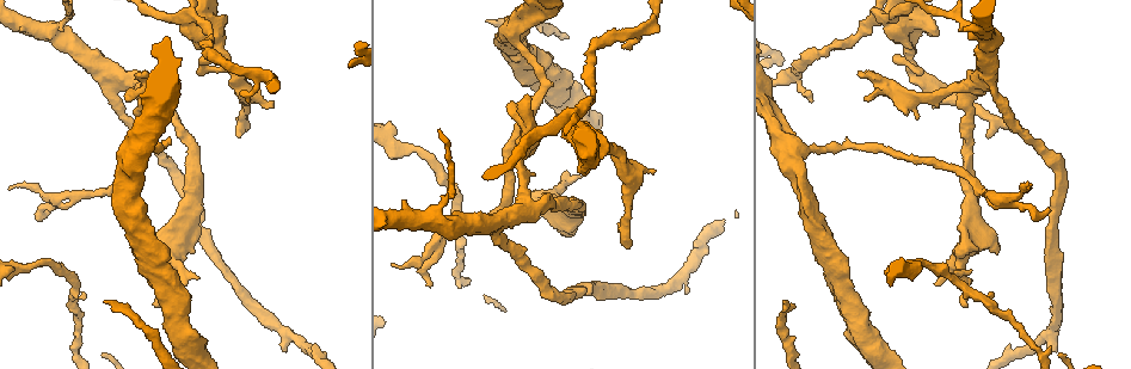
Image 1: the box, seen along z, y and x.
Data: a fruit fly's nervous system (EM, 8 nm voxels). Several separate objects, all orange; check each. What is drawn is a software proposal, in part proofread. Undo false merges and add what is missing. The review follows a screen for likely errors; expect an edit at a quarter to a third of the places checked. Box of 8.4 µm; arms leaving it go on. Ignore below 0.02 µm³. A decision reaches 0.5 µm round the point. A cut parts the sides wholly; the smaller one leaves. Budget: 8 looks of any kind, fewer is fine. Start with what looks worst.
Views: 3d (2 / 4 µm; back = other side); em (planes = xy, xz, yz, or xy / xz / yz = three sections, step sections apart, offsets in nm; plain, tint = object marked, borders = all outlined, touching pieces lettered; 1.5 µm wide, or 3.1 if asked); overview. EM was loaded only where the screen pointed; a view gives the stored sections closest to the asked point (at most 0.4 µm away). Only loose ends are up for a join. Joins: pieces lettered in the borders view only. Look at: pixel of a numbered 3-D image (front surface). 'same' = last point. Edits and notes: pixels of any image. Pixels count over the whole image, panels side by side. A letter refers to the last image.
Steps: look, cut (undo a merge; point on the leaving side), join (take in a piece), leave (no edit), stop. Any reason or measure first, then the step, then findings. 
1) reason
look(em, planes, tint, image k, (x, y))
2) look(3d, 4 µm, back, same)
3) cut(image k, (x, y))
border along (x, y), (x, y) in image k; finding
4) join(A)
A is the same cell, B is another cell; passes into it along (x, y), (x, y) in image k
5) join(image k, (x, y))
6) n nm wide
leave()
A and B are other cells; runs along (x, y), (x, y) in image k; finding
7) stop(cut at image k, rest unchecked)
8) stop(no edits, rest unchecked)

tapers out
look(3d, 2 µm, image 1, (429, 287))

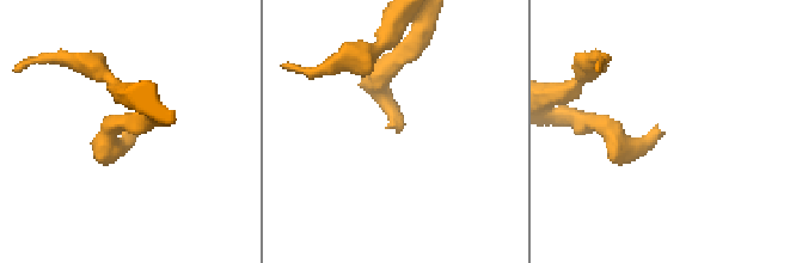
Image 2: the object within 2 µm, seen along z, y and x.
shape alone is not enough
look(em, planes, borders, image 2, (400, 130))

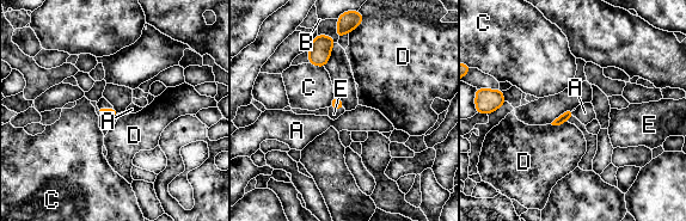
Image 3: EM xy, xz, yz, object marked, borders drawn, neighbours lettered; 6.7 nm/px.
join(E)
E is the same cell, A, B, C and D are other cells; passes into it along (336, 103), (337, 108), (334, 114) in image 3; the neuron continues

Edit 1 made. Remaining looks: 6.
free end
look(3d, 2 µm, back, image 1, (489, 19))

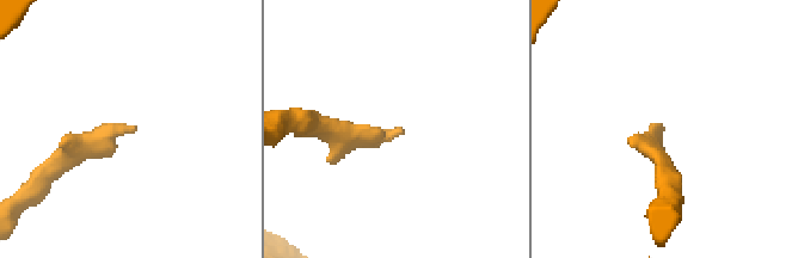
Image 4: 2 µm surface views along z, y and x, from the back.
now the EM
look(em, planes, borders, image 4, (135, 127))

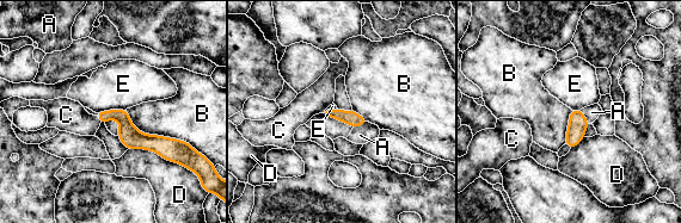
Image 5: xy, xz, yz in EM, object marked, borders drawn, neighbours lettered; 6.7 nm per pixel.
join(A)
A is the same cell, B, C, D and E are other cells; passes into it along (350, 117), (360, 125), (360, 135) in image 5; it goes on there

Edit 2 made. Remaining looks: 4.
look(overview)

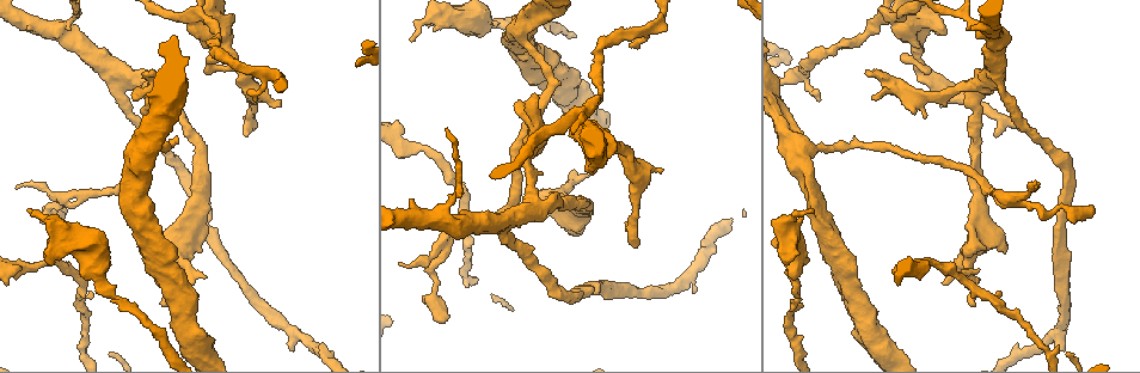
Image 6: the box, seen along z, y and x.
branch stops here
look(em, xy, step 8, tint, image 6, (877, 97))

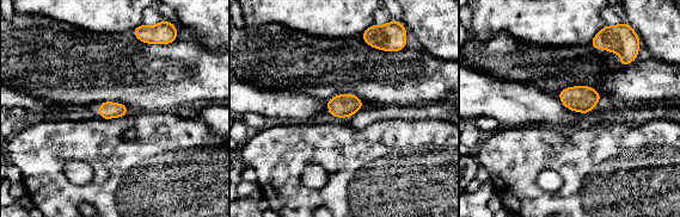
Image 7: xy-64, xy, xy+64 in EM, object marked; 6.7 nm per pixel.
look(em, planes, borders, same)

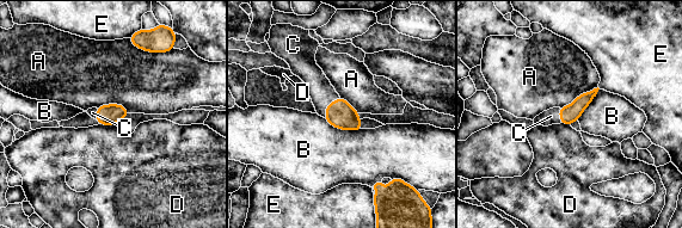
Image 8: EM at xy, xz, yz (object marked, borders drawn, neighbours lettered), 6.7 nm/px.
join(C)
C is the same cell, A, B, D and E are other cells; passes into it along (340, 115), (327, 105), (321, 92) in image 8; the neuron continues

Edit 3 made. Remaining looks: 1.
stop(join at image 3, join at image 5, join at image 8, rest unchecked)

